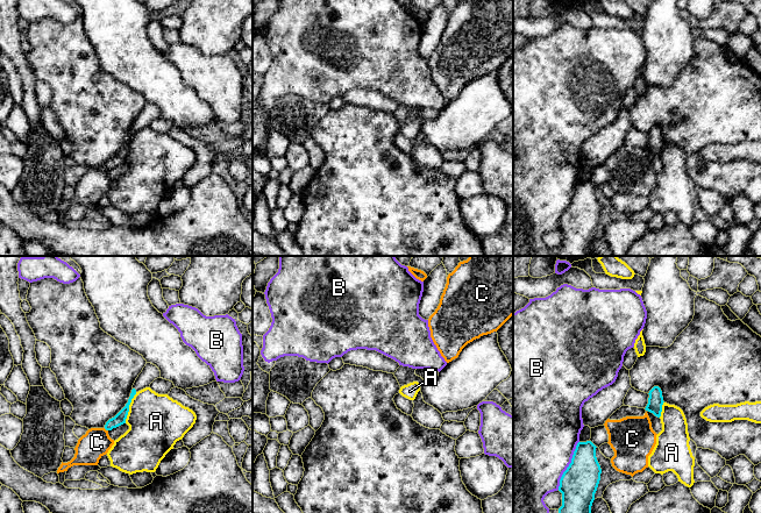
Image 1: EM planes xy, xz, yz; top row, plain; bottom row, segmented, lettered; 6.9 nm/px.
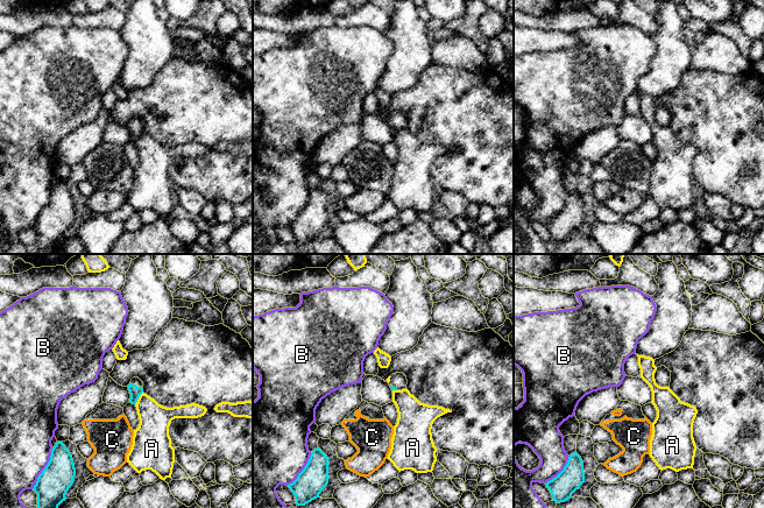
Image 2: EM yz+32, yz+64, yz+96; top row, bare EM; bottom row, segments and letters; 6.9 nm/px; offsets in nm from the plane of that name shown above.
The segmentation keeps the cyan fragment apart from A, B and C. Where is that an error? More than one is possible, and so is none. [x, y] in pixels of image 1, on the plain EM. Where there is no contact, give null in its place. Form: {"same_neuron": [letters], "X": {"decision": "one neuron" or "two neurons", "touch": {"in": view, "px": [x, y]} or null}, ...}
{"same_neuron": [], "A": {"decision": "two neurons", "touch": {"in": "xy", "px": [128, 147]}}, "B": {"decision": "two neurons", "touch": {"in": "yz", "px": [569, 205]}}, "C": {"decision": "two neurons", "touch": {"in": "xy", "px": [106, 169]}}}

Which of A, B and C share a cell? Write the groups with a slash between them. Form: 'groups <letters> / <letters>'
groups A / B / C

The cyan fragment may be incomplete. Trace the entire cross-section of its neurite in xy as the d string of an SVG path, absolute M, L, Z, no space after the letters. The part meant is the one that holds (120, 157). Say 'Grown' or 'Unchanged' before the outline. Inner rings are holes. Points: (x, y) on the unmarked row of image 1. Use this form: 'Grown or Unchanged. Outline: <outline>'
Grown. Outline: M147 102L145 106L143 107L142 112L138 114L138 116L136 117L136 120L133 124L133 129L131 129L130 136L128 138L128 142L114 157L109 158L106 162L105 169L106 170L112 170L113 168L116 168L116 166L126 163L126 158L127 158L127 155L128 155L128 151L129 151L129 144L130 144L134 135L138 130L141 130L145 127L149 127L150 123L159 116L161 116L159 108L151 102Z

